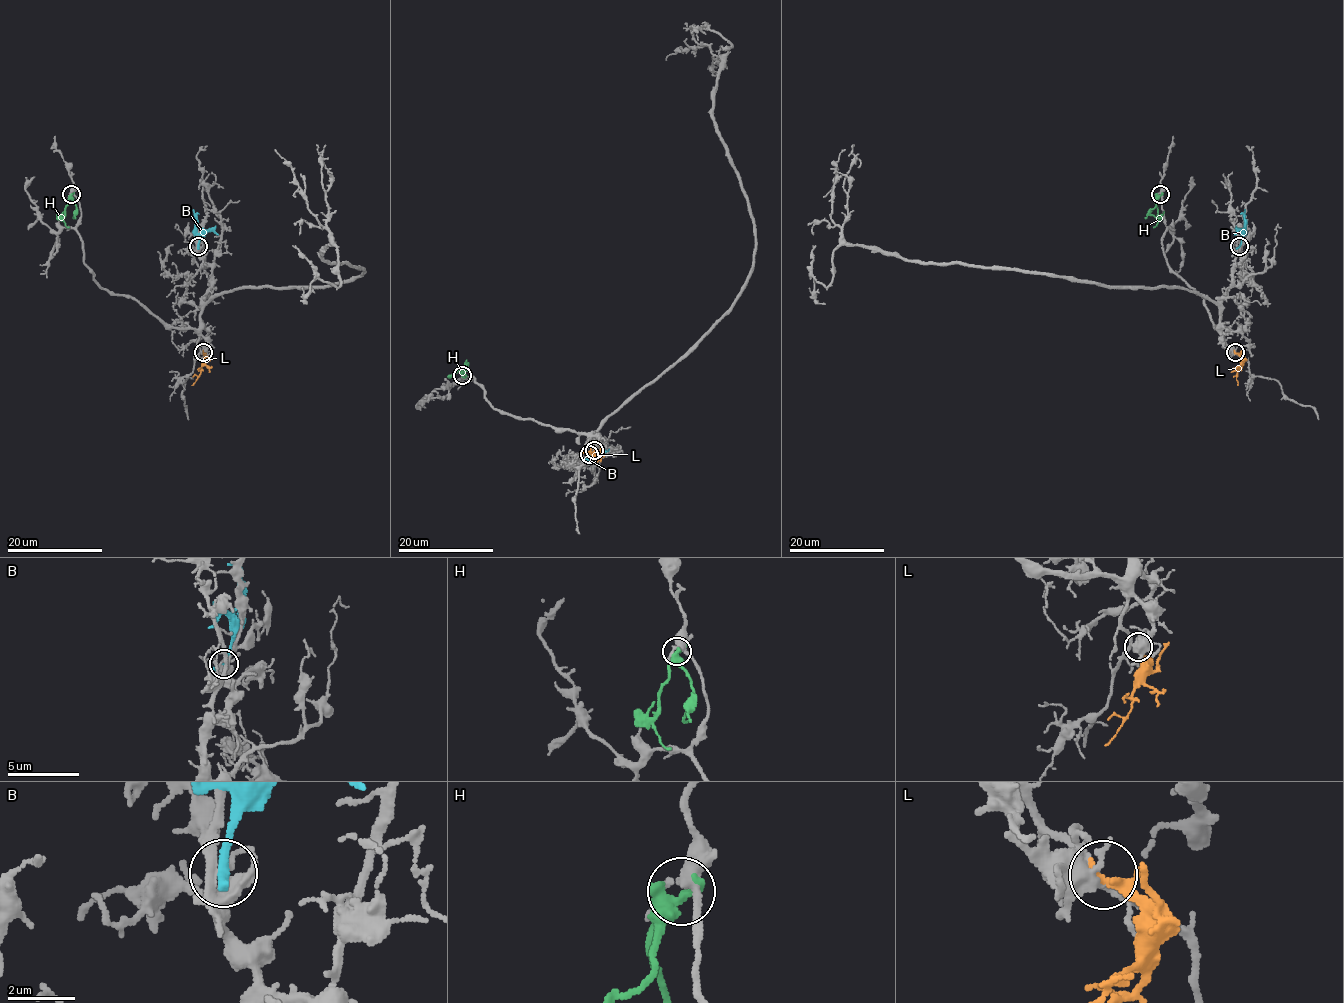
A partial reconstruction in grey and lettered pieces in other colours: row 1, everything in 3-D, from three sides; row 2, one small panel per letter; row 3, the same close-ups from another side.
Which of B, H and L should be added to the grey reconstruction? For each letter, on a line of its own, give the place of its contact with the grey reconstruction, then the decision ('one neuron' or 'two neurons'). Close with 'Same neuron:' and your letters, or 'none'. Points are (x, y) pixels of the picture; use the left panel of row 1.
B: meets grey at (198, 246); two neurons
H: meets grey at (71, 194); two neurons
L: meets grey at (203, 352); one neuron
Same neuron: L

